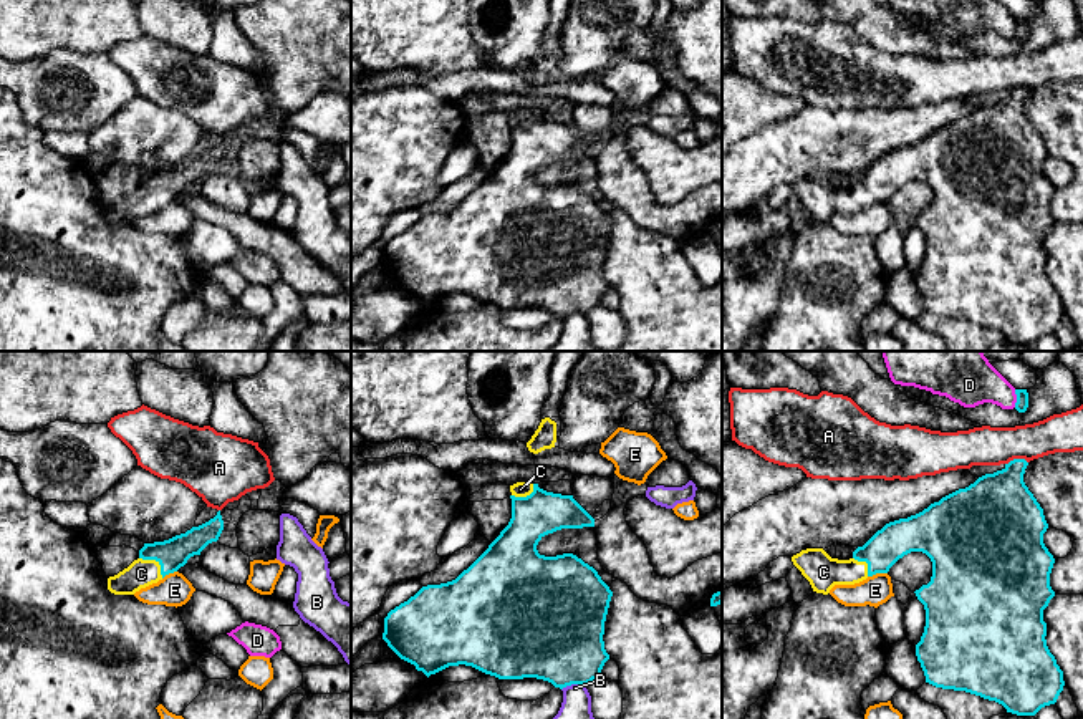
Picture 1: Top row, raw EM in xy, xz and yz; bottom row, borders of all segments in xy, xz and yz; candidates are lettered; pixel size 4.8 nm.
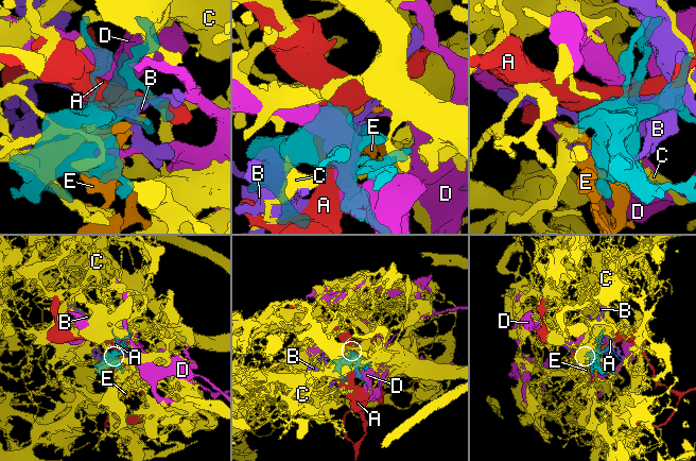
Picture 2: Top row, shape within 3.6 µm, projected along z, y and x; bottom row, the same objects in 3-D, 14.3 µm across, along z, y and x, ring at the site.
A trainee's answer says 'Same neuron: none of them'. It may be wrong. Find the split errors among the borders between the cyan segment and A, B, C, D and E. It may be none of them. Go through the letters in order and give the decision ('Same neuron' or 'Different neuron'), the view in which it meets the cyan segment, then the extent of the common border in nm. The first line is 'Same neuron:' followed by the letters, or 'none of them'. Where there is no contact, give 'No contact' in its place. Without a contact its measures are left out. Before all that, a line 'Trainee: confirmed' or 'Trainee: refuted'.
Trainee: refuted
Same neuron: C
A: Different neuron. Touches cyan in yz. Shared border 110 nm
B: Different neuron. Touches cyan in xz. Shared border 120 nm
C: Same neuron. Touches cyan in xy. Shared border 160 nm
D: Different neuron. Touches cyan in yz. Shared border 90 nm
E: Different neuron. Touches cyan in yz. Shared border 100 nm

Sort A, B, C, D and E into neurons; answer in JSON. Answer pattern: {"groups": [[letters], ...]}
{"groups": [["A"], ["B"], ["C"], ["D"], ["E"]]}

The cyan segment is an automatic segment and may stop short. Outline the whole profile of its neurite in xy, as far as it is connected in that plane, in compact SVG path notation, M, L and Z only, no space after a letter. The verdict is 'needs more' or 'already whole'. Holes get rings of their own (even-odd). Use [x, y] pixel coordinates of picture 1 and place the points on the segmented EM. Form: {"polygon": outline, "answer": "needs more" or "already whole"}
{"polygon": "M219 510L214 519L185 533L164 542L144 543L137 560L108 578L108 590L114 595L134 595L141 588L157 583L184 567L190 557L200 555L209 543L217 542L222 530L224 520Z", "answer": "needs more"}

